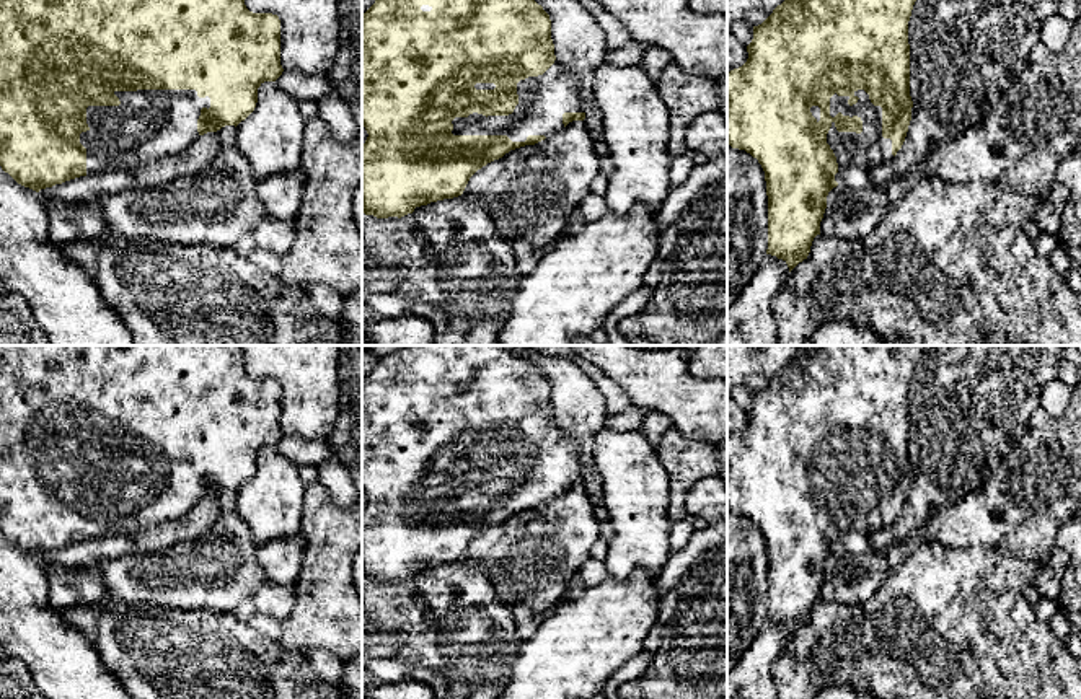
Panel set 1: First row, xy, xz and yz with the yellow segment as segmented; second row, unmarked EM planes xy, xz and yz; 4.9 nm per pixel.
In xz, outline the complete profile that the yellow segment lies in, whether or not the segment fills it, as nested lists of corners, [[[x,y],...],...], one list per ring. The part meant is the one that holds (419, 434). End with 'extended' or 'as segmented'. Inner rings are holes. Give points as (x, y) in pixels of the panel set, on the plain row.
[[[408,345],[377,360],[362,380],[362,492],[368,502],[362,510],[362,578],[377,583],[404,582],[416,572],[463,559],[470,543],[510,515],[535,510],[561,497],[572,486],[584,486],[589,469],[576,443],[556,425],[549,380],[533,363],[518,358],[504,345]]]; extended

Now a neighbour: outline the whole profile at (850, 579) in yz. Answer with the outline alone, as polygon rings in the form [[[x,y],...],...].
[[[872,547],[863,554],[833,552],[820,587],[820,600],[836,604],[863,604],[876,598],[890,574],[887,554]]]

